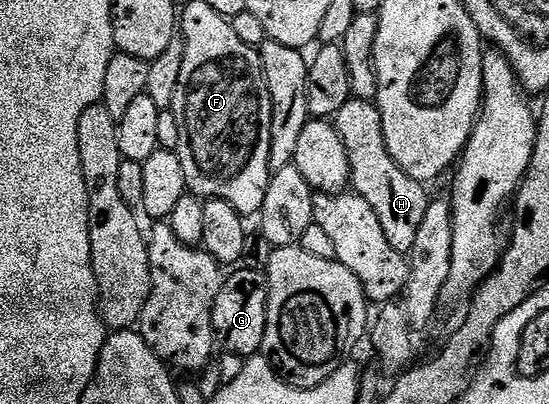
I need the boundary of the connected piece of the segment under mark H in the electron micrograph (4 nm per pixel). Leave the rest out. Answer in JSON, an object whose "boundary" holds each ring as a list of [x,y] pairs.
{"boundary":[[[352,97],[345,108],[335,114],[333,125],[347,149],[350,185],[354,193],[361,195],[369,203],[369,208],[377,212],[377,220],[381,220],[389,244],[393,244],[399,254],[410,255],[413,240],[417,240],[417,228],[421,228],[421,220],[427,211],[428,187],[413,180],[395,163],[393,156],[389,156],[381,112],[375,102]]]}

